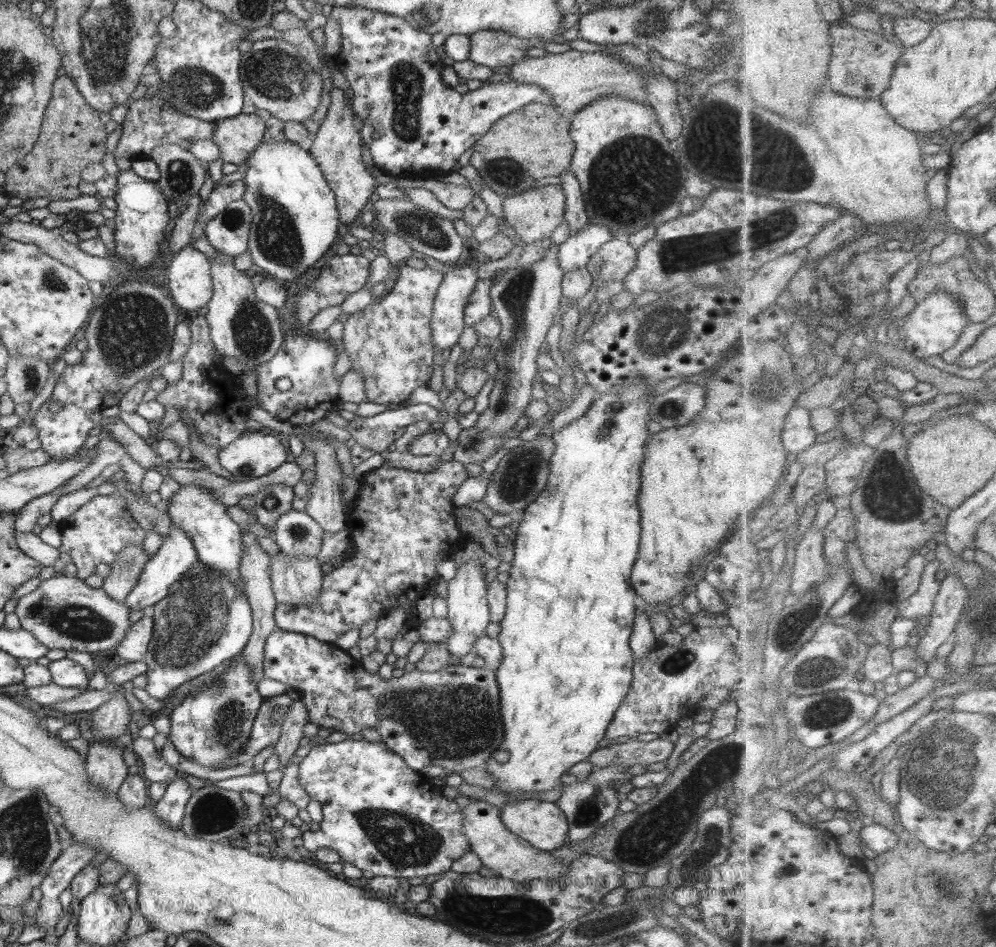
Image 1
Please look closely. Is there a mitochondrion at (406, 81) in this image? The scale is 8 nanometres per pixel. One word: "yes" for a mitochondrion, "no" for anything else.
yes

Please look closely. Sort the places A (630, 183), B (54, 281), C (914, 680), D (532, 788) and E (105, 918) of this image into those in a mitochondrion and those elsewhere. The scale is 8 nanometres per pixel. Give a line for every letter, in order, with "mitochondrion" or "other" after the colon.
A: mitochondrion
B: mitochondrion
C: other
D: other
E: other

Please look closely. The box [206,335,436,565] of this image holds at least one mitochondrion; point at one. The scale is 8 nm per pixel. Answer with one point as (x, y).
(300, 533)

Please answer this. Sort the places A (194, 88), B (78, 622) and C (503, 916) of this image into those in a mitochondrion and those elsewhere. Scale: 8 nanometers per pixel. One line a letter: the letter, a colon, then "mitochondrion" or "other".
A: mitochondrion
B: mitochondrion
C: mitochondrion

